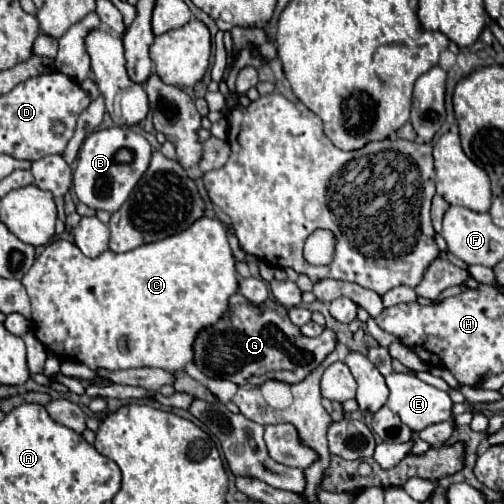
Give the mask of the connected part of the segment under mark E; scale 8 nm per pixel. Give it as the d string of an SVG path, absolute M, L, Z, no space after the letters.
M392 372L390 376L386 376L386 384L390 388L390 398L388 398L388 408L398 414L402 418L404 424L408 424L412 428L412 432L420 432L430 424L438 424L444 420L452 420L452 400L446 392L422 382L420 378L416 378L414 374L398 374Z

